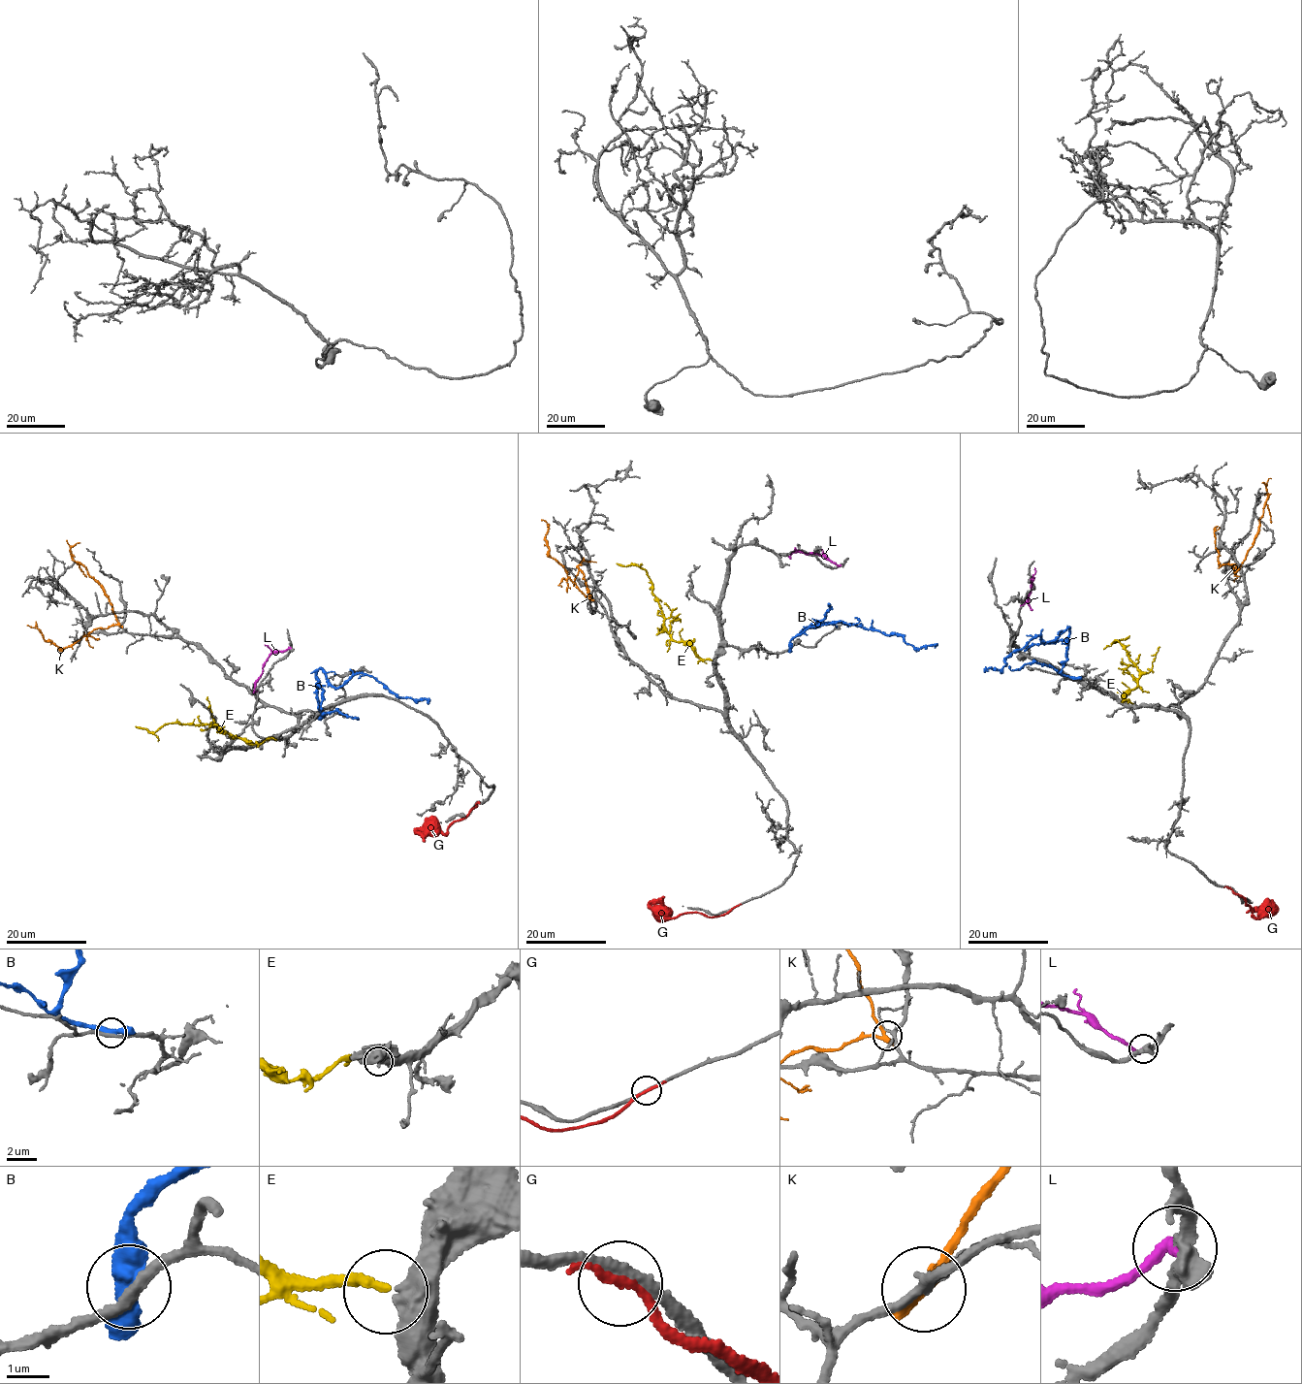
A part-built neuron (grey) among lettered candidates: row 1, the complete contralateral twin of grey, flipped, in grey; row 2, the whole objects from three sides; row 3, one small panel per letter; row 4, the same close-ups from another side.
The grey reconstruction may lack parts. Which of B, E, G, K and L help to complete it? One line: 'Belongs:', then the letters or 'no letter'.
Belongs: E

